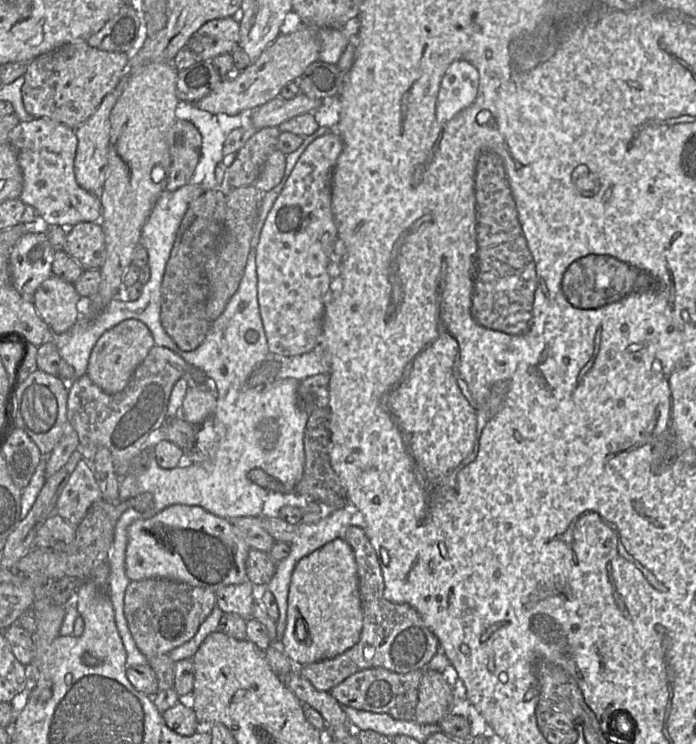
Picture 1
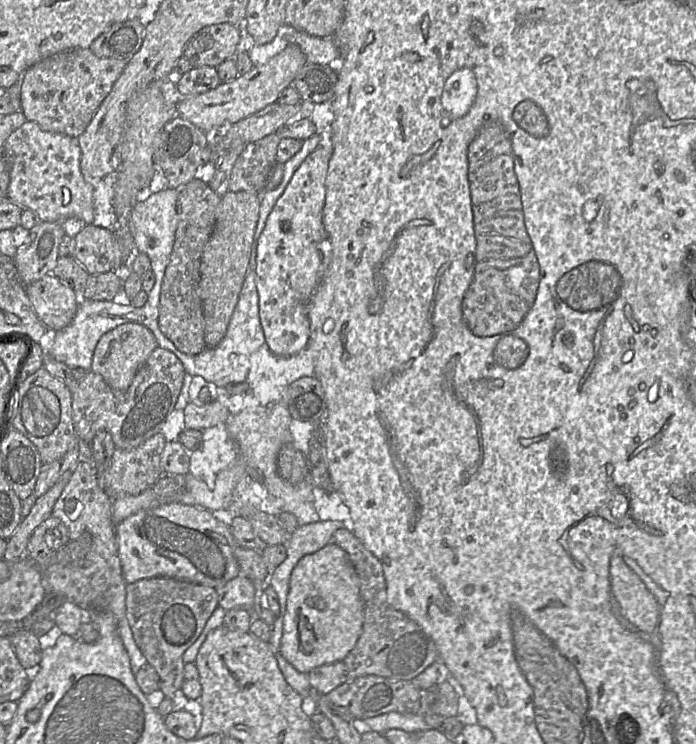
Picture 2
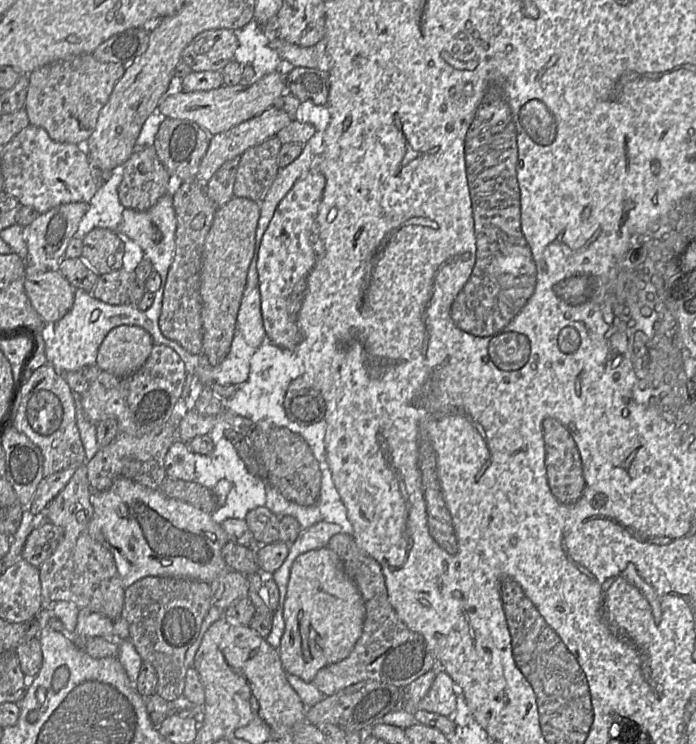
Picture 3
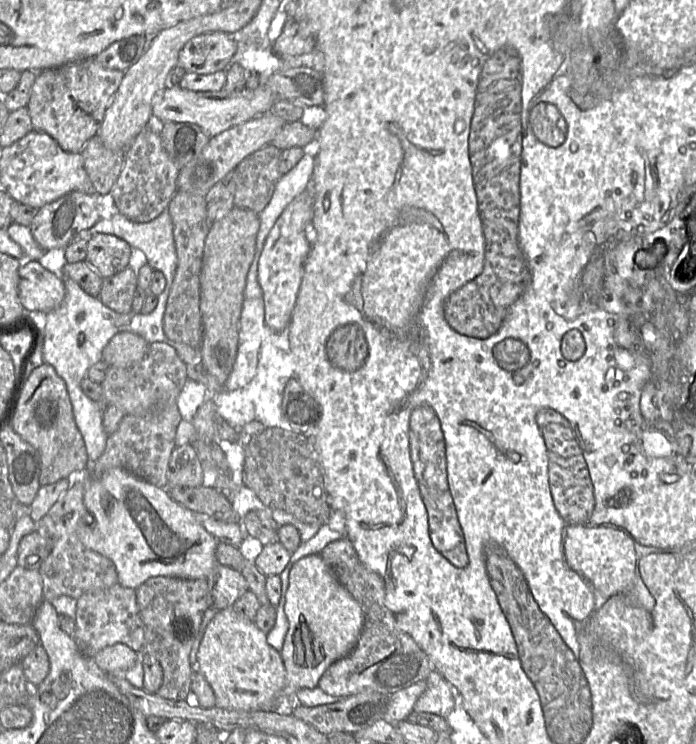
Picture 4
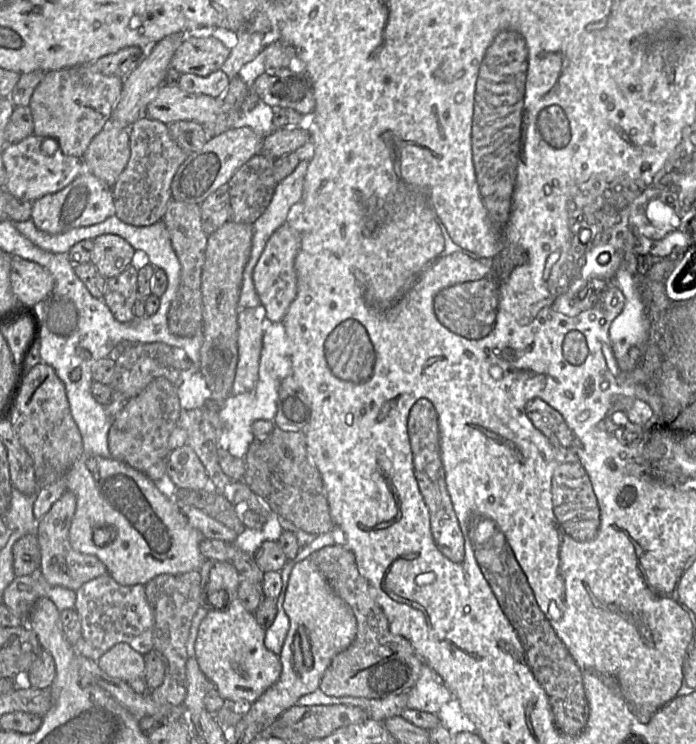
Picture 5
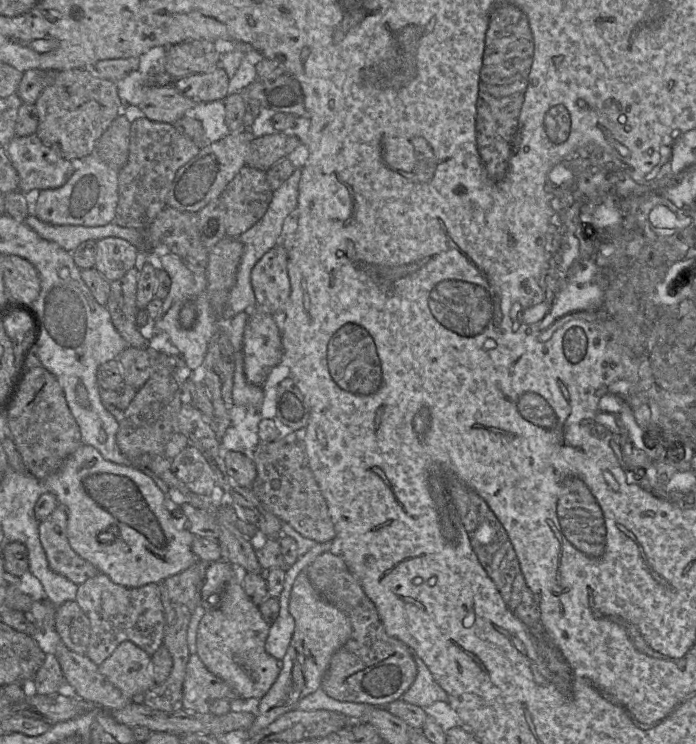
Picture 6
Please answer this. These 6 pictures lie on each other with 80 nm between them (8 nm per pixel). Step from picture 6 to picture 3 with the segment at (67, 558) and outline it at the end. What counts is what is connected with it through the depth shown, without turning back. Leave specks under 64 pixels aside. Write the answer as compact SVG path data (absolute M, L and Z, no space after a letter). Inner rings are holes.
M84 463L77 467L68 484L43 513L45 520L63 529L64 536L54 553L38 568L42 597L47 605L57 601L71 601L80 609L88 609L117 620L122 616L125 588L112 553L89 534L89 522L93 516L90 502L92 491Z

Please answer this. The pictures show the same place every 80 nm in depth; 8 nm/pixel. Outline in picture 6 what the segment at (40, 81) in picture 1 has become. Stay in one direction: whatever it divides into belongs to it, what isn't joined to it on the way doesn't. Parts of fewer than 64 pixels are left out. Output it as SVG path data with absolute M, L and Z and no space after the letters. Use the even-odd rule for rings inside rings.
M89 69L58 72L34 105L38 115L36 135L44 144L58 149L65 159L76 163L93 152L99 138L123 111L117 83L97 77Z

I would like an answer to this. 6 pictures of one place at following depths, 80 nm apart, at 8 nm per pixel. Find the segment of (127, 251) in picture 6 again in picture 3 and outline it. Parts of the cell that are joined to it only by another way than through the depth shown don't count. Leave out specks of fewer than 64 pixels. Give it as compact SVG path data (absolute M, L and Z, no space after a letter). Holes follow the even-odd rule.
M94 228L82 239L81 257L98 275L123 268L125 246L120 237L108 229Z

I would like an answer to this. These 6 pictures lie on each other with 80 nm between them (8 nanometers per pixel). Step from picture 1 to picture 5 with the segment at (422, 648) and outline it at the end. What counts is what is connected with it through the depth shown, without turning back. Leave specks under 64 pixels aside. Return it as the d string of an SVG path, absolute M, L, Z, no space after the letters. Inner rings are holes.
M334 544L309 557L333 591L352 609L357 621L353 643L333 658L319 688L327 696L366 699L383 699L408 692L418 681L424 662L409 640L391 633L388 619L376 601L375 590L360 574L352 551L344 544Z

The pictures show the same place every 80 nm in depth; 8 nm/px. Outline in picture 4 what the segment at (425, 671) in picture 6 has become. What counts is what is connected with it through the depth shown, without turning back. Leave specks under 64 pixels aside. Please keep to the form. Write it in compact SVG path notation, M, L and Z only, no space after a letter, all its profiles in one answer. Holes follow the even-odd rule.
M437 671L426 678L427 688L414 705L414 711L437 714L446 718L455 706L452 687Z

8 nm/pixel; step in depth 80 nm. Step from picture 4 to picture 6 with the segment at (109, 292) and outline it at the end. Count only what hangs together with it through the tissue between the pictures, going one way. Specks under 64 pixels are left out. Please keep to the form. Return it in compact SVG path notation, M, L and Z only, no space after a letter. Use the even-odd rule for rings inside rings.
M131 268L122 278L110 282L110 293L106 307L112 322L129 346L149 347L137 324L137 284L139 270Z

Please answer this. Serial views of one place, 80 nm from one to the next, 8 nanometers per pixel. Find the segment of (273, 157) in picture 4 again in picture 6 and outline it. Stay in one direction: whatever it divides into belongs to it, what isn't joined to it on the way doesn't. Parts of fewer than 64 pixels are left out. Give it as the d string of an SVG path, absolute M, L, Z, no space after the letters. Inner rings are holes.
M245 165L226 186L222 193L222 201L226 207L226 235L237 238L253 227L266 213L273 197L266 171Z

